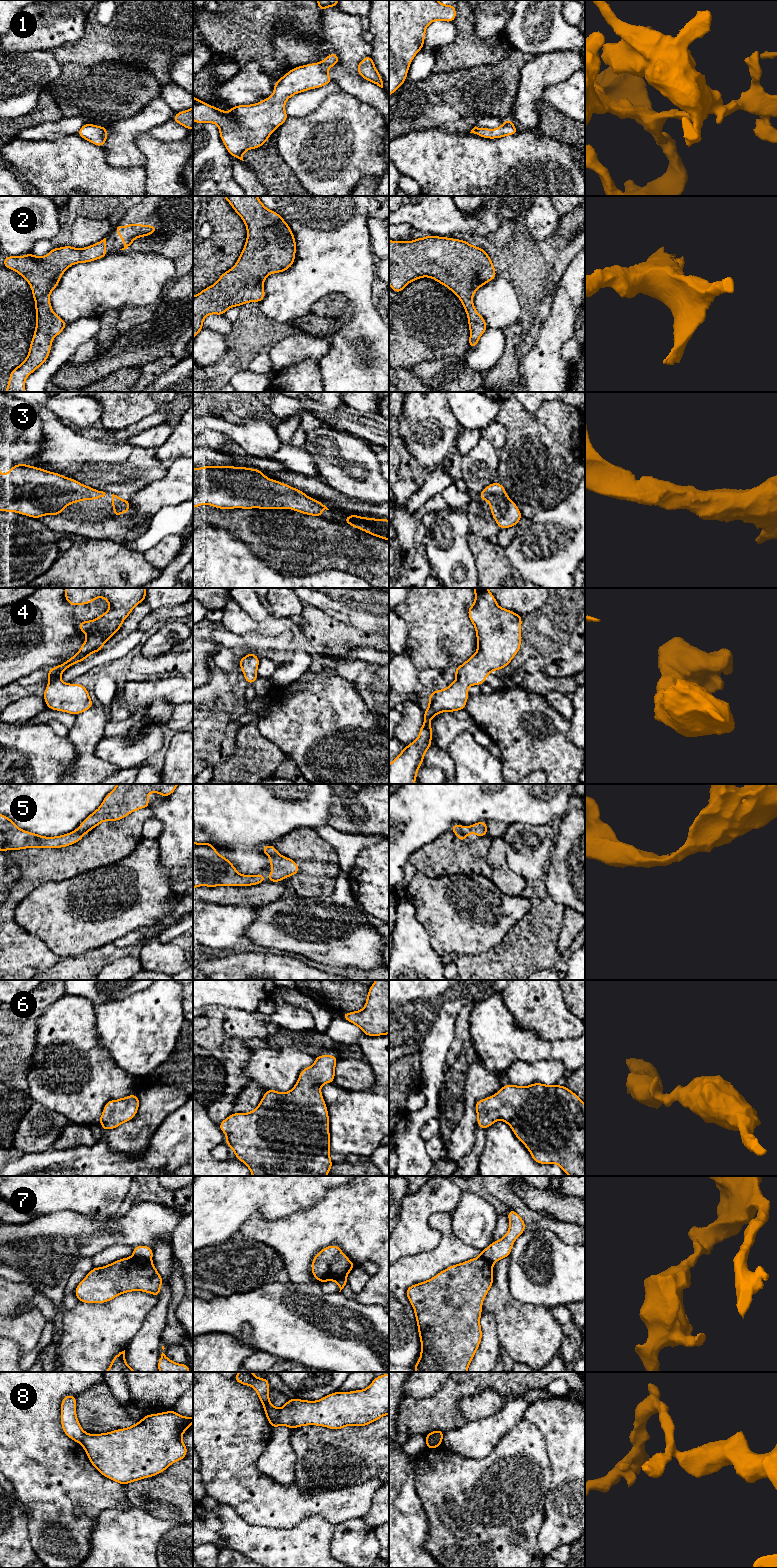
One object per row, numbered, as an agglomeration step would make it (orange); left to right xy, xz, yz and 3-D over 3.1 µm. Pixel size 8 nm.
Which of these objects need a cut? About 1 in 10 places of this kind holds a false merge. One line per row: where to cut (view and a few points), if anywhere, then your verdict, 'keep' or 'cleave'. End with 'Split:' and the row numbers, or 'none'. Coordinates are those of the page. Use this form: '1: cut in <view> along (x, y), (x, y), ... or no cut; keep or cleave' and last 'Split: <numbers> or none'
1: no cut; keep
2: no cut; keep
3: no cut; keep
4: no cut; keep
5: no cut; keep
6: no cut; keep
7: cut in xy along (133, 1255), (150, 1260); cleave
8: cut in xz along (278, 1409), (278, 1421), (280, 1424); cleave
Split: 7, 8

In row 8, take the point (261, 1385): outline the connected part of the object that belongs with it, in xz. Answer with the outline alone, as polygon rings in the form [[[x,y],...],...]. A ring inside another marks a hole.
[[[239,1372],[233,1378],[236,1382],[242,1385],[253,1387],[263,1404],[266,1417],[274,1429],[280,1425],[279,1422],[279,1409],[274,1407],[269,1399],[269,1382],[266,1378],[257,1378],[252,1372]]]

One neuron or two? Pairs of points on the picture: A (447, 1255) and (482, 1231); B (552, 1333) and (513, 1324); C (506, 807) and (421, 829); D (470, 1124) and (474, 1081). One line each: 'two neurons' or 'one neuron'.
A: two neurons
B: one neuron
C: one neuron
D: one neuron

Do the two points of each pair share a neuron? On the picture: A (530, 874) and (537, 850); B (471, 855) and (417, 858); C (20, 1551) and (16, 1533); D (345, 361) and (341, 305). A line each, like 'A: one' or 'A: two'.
A: one
B: one
C: one
D: two

